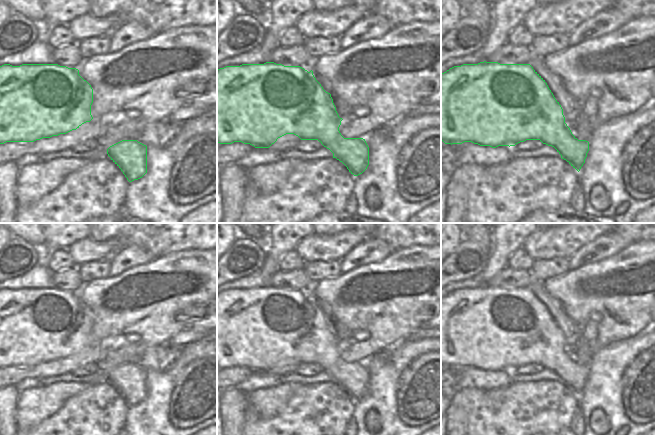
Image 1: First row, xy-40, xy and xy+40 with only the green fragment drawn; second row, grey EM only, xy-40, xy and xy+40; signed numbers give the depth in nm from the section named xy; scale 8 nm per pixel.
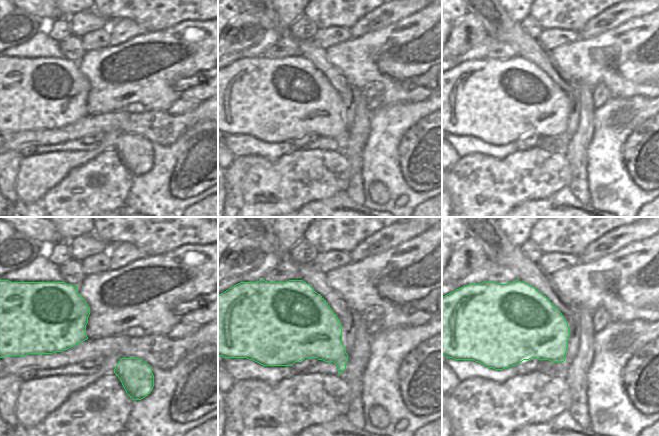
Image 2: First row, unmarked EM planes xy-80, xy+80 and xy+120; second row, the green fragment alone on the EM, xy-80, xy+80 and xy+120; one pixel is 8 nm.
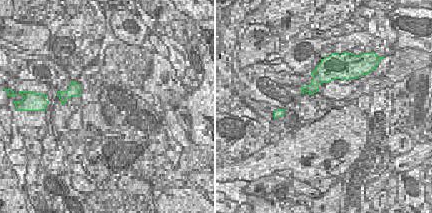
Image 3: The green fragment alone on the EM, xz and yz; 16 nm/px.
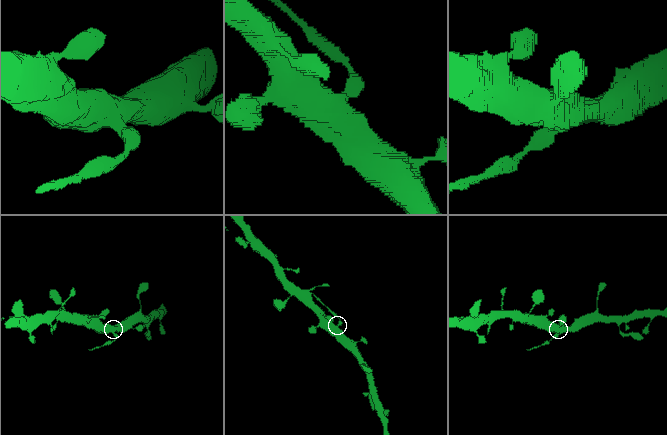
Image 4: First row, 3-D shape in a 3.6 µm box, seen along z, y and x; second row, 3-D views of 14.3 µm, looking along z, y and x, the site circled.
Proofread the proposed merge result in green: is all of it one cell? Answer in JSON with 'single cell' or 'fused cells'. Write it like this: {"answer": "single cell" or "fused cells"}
{"answer": "fused cells"}

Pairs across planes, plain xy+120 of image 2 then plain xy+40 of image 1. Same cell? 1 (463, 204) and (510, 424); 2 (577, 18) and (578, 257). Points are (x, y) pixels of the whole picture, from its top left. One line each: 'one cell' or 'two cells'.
1: one cell
2: two cells

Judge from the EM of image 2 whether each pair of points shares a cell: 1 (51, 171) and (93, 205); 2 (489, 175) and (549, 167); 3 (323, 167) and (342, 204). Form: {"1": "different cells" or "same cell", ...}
{"1": "different cells", "2": "same cell", "3": "different cells"}

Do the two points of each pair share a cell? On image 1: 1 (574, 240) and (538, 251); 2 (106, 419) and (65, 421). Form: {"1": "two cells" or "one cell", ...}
{"1": "one cell", "2": "one cell"}

